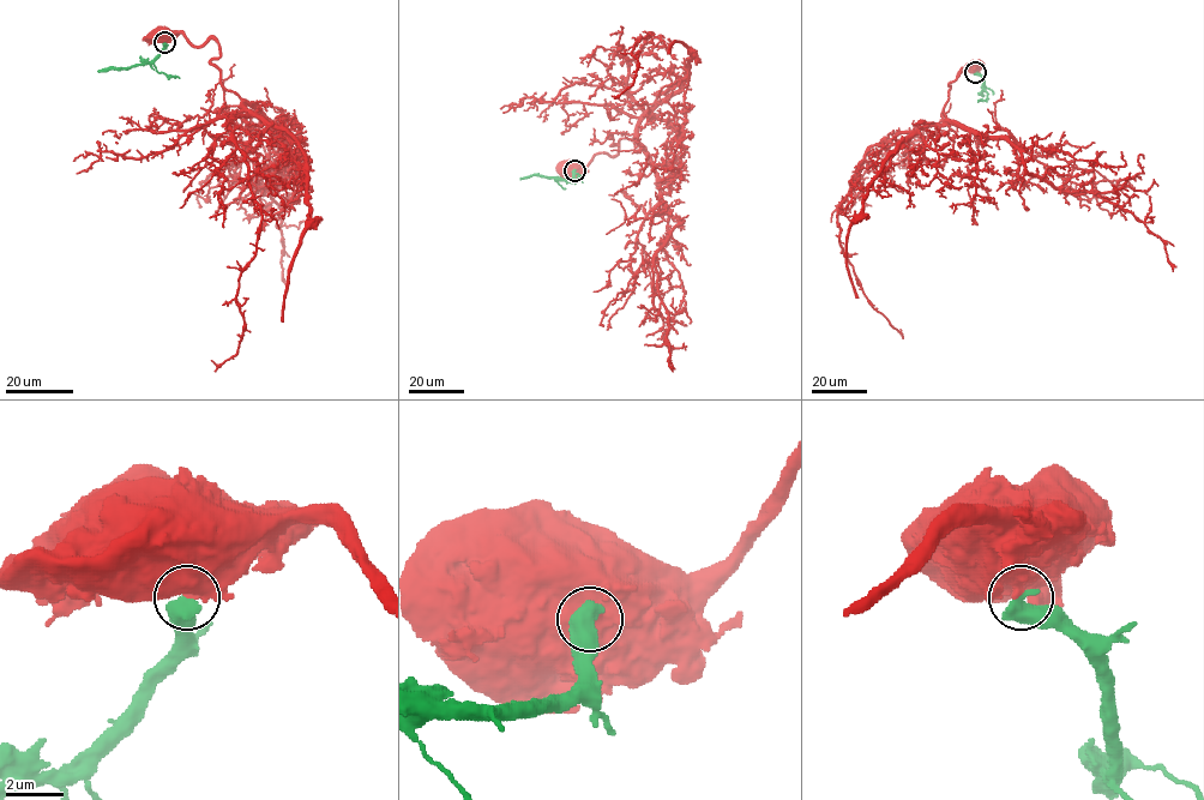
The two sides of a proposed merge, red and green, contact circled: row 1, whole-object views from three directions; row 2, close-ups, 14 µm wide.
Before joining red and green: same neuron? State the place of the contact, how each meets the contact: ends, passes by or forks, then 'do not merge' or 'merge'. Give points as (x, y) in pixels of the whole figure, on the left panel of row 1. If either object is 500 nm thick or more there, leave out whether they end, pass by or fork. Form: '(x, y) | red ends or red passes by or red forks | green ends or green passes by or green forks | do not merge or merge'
(164, 42) | do not merge

